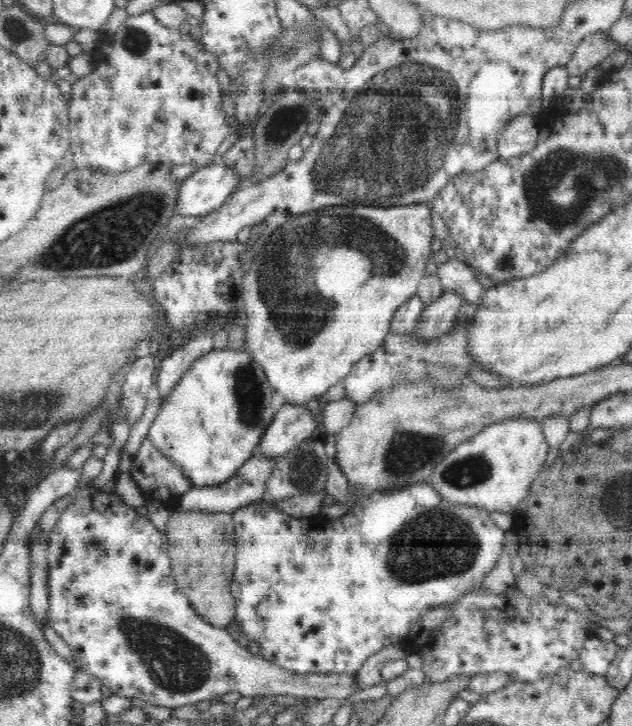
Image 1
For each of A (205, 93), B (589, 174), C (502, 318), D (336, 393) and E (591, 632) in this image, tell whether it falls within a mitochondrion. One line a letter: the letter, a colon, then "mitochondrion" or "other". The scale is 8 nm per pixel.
A: other
B: mitochondrion
C: other
D: other
E: other

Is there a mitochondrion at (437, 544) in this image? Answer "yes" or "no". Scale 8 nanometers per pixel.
yes

